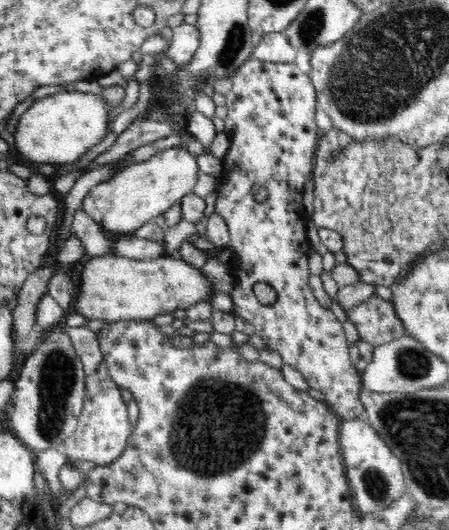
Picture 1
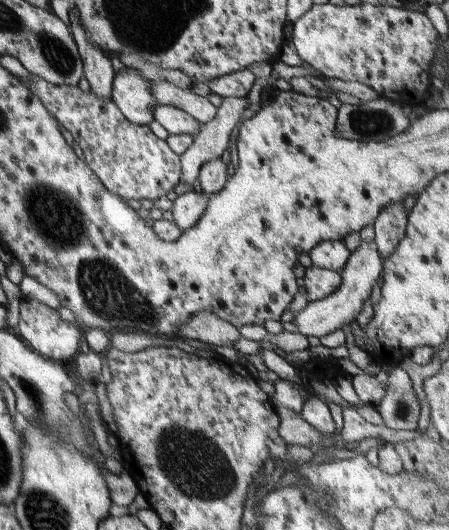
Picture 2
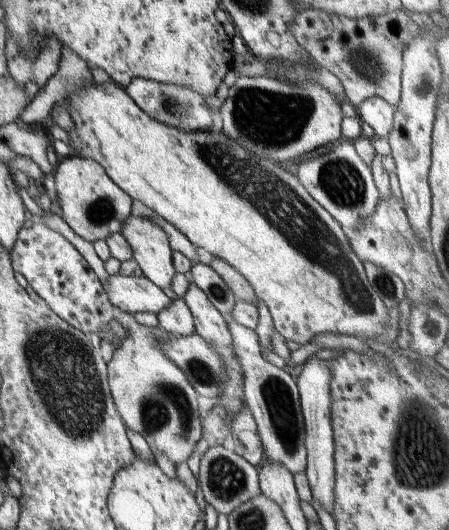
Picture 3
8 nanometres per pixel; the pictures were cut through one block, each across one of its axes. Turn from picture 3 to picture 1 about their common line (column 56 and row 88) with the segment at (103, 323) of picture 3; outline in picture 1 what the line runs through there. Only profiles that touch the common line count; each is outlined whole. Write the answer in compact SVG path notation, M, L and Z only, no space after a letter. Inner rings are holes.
M251 56L234 72L232 81L232 89L225 95L225 106L228 118L235 124L235 131L228 133L230 150L220 158L223 170L218 175L221 187L215 201L215 212L225 220L230 236L227 248L232 250L231 272L236 277L236 288L230 296L234 303L232 314L250 322L267 348L278 352L284 364L299 370L309 388L324 394L324 402L339 418L354 420L364 417L364 405L359 399L362 389L360 369L352 362L342 323L330 308L320 304L310 287L312 274L308 258L312 246L306 239L308 216L302 203L302 190L311 178L319 140L316 133L317 93L311 76L300 71L295 62L264 62ZM254 184L264 186L268 191L265 201L258 202L252 198ZM258 282L265 282L276 290L277 299L273 304L264 305L256 299L252 288Z

